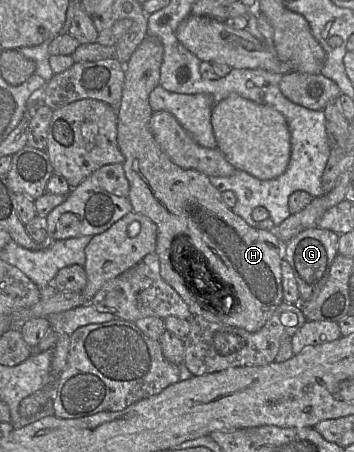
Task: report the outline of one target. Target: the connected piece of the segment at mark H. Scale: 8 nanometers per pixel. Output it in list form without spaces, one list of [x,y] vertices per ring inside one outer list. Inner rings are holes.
[[[147,35],[124,65],[122,99],[117,109],[117,143],[125,158],[122,165],[129,183],[128,199],[134,212],[147,216],[156,224],[155,253],[160,261],[160,275],[180,295],[190,312],[210,321],[257,332],[283,302],[281,263],[284,244],[272,232],[251,227],[225,204],[222,193],[211,184],[207,175],[177,166],[155,141],[150,129],[153,110],[149,95],[159,85],[163,55],[161,41]],[[185,234],[198,250],[191,251],[196,254],[197,262],[182,262],[182,271],[176,273],[172,266],[177,267],[177,256],[181,260],[181,250],[176,248],[175,256],[171,255],[173,241],[176,235]],[[206,270],[214,273],[218,291],[210,289],[207,294],[197,289],[199,283],[192,277],[201,273],[200,278],[206,278],[209,276]],[[226,297],[231,302],[222,304]],[[207,302],[218,303],[220,309],[226,309],[223,313],[231,313],[213,314],[209,312]]]

